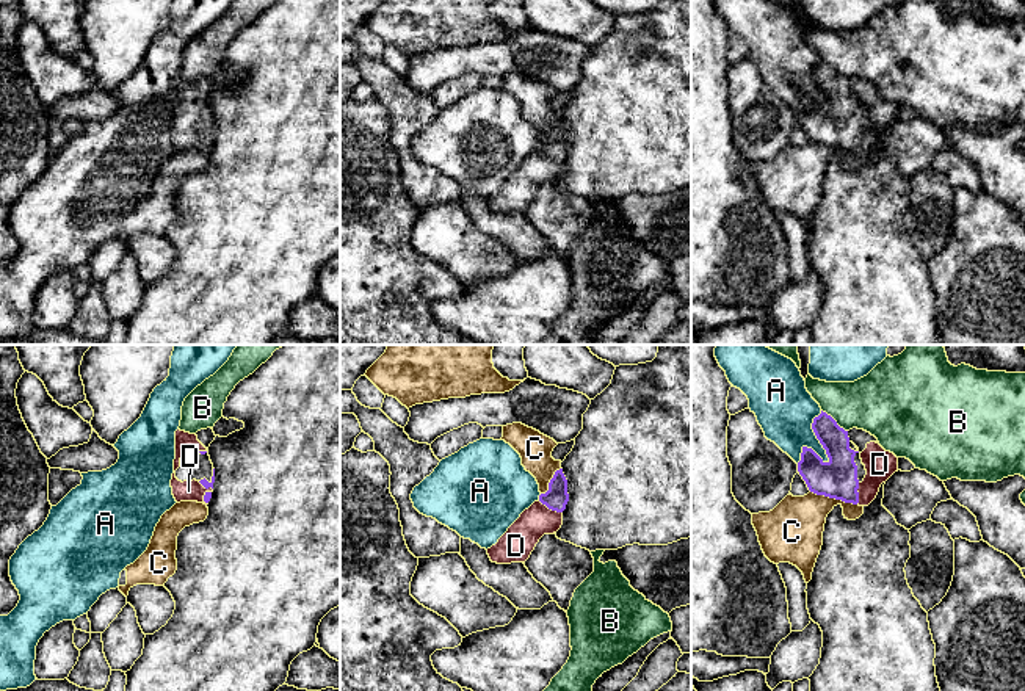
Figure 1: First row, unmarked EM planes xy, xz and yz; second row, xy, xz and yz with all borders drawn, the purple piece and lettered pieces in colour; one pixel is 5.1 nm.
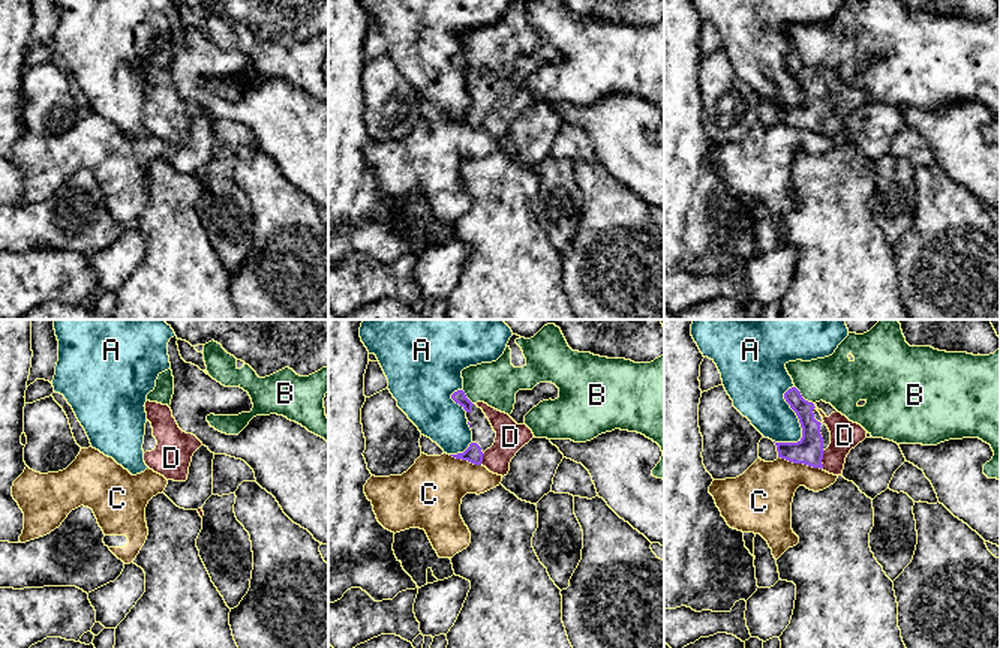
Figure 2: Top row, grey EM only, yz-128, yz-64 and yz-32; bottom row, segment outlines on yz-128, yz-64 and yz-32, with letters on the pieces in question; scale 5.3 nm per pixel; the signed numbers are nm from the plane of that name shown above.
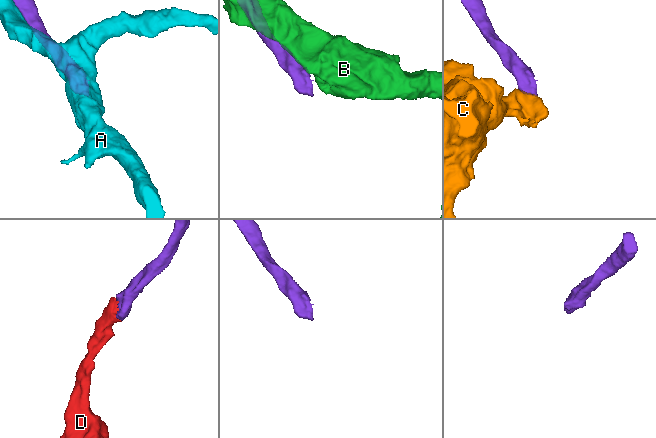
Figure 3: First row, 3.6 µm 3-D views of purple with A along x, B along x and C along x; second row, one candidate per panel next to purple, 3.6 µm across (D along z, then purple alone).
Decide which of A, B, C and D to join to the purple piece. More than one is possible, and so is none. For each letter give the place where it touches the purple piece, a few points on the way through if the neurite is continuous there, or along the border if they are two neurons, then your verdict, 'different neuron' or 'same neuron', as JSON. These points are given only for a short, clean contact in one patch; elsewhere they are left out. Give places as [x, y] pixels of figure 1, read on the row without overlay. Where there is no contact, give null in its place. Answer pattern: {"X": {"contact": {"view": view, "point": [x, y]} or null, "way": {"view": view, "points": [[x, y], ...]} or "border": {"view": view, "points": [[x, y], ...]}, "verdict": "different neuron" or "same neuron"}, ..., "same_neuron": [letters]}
{"A": {"contact": {"view": "yz", "point": [826, 102]}, "verdict": "different neuron"}, "B": {"contact": {"view": "yz", "point": [834, 69]}, "verdict": "different neuron"}, "C": {"contact": {"view": "yz", "point": [834, 146]}, "border": {"view": "yz", "points": [[811, 140], [856, 154]]}, "verdict": "different neuron"}, "D": {"contact": {"view": "xz", "point": [550, 157]}, "verdict": "same neuron"}, "same_neuron": ["D"]}

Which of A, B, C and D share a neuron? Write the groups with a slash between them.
A / B / C / D

